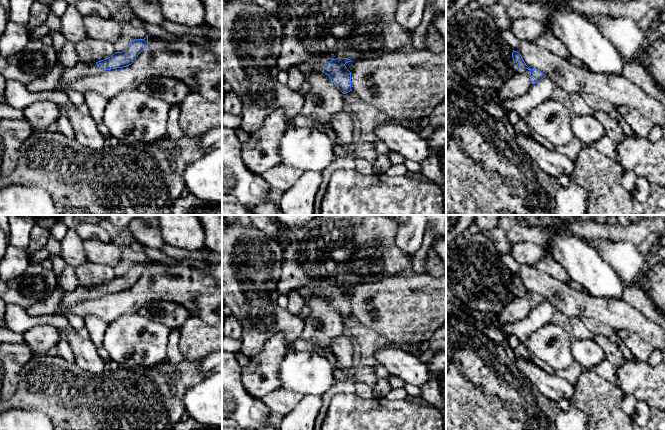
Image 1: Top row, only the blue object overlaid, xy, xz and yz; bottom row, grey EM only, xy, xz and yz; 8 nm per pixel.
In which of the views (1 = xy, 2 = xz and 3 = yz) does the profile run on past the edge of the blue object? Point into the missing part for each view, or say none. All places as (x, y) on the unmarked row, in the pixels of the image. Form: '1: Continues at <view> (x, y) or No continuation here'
1: Continues at xy (81, 294)
2: Continues at xz (314, 289)
3: Continues at yz (516, 292)

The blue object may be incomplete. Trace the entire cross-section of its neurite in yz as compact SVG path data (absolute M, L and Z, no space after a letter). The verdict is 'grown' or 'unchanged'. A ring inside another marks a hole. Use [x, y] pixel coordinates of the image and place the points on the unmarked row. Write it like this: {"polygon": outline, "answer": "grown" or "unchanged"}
{"polygon": "M517 275L512 276L513 293L517 297L528 298L532 308L540 306L546 299L539 294L530 293L524 286L521 278Z", "answer": "grown"}

